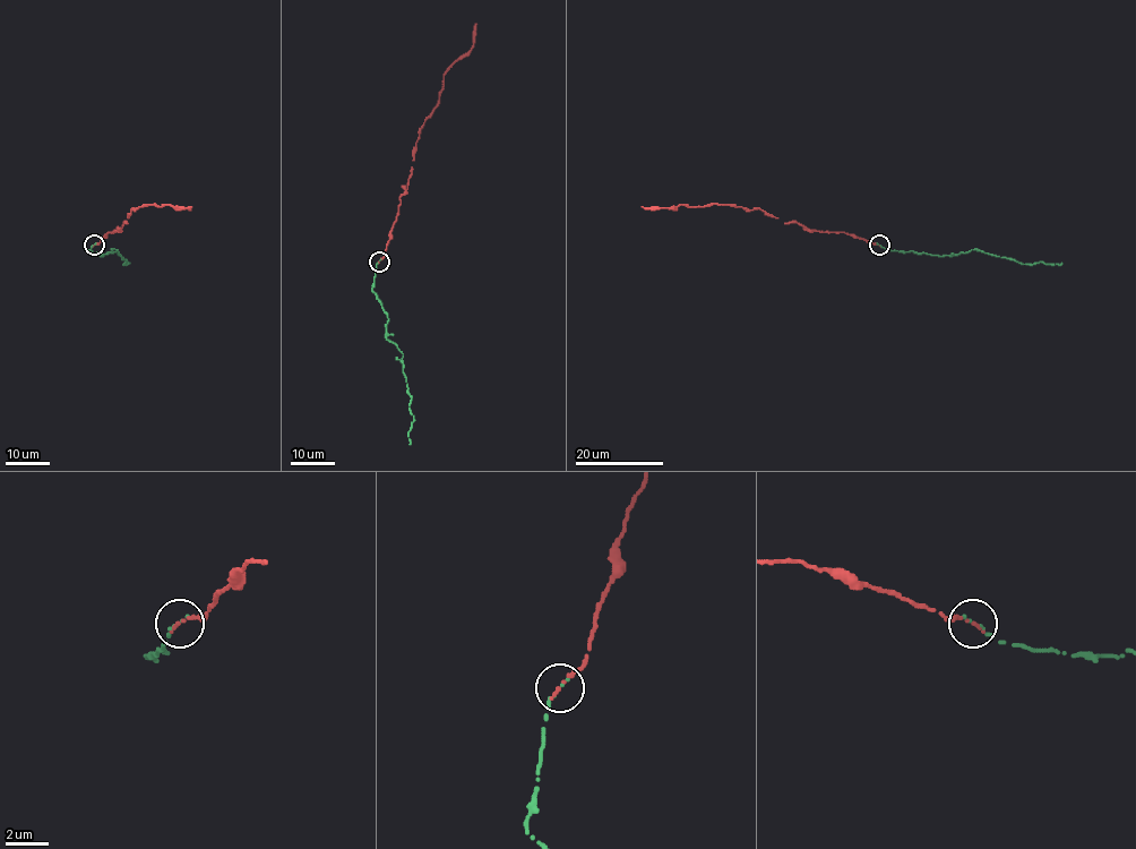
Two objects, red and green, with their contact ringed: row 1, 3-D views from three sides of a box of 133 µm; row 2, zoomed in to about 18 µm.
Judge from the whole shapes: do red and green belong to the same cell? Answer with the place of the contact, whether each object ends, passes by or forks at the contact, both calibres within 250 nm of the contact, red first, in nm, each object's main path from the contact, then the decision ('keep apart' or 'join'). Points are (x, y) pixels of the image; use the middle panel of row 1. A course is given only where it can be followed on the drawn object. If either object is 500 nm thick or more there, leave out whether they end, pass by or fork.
place (379, 262); red ends; green ends; calibres 160 and 110 nm; course red (378, 262), (384, 256), (399, 197), (407, 189), (419, 129), (439, 100), (445, 73), (471, 49), (476, 24); course green (379, 260), (372, 290), (388, 318), (386, 339), (403, 354), (414, 416), (410, 444); join

